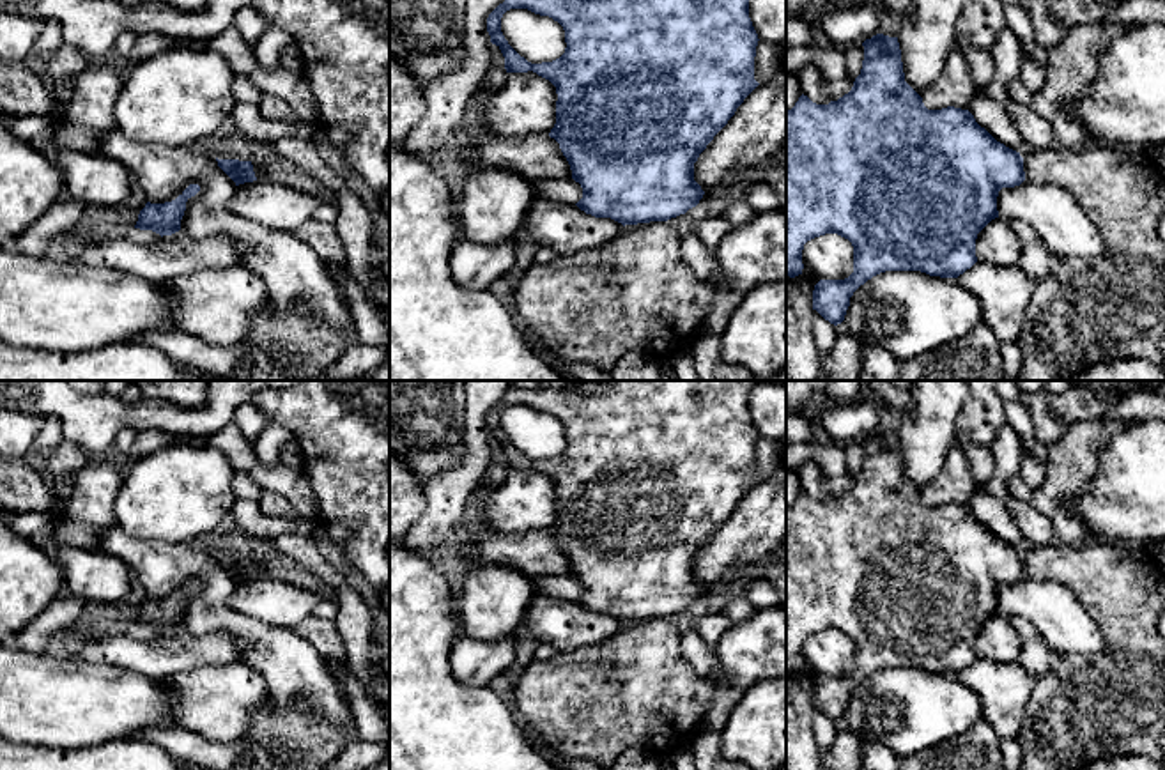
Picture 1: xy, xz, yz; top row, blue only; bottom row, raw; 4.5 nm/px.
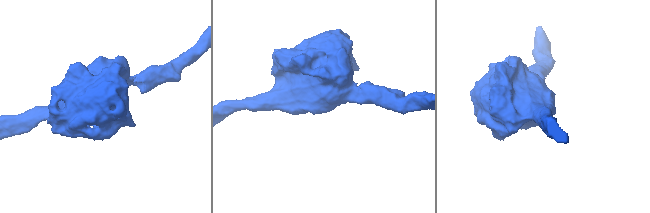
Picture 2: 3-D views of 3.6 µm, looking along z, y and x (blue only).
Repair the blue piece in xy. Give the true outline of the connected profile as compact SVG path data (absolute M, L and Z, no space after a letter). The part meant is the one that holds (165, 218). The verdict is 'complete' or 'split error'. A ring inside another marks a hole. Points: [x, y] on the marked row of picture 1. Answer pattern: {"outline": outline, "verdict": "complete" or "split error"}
{"outline": "M189 184L175 200L165 204L150 204L138 214L135 228L152 230L156 234L172 235L181 230L181 219L186 211L186 202L200 191L198 184Z", "verdict": "complete"}

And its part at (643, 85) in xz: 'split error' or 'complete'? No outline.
complete

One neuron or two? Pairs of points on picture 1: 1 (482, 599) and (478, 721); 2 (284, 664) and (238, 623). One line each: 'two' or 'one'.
1: two
2: one

